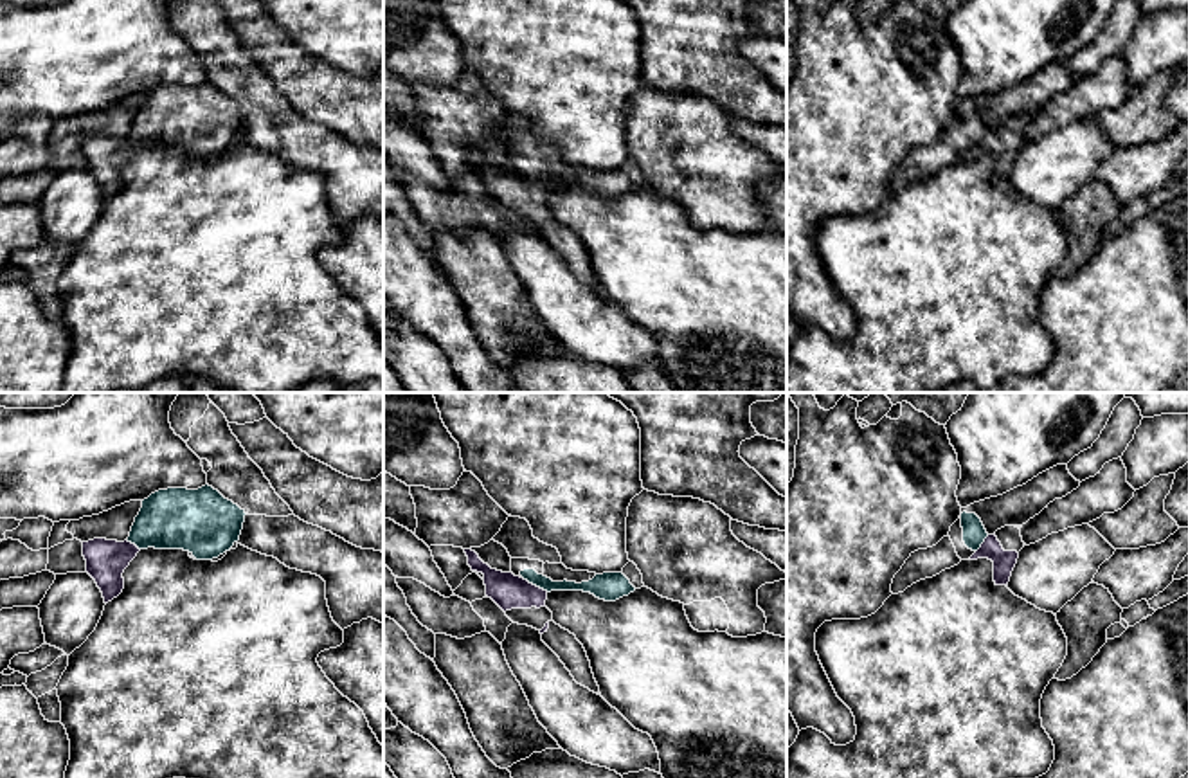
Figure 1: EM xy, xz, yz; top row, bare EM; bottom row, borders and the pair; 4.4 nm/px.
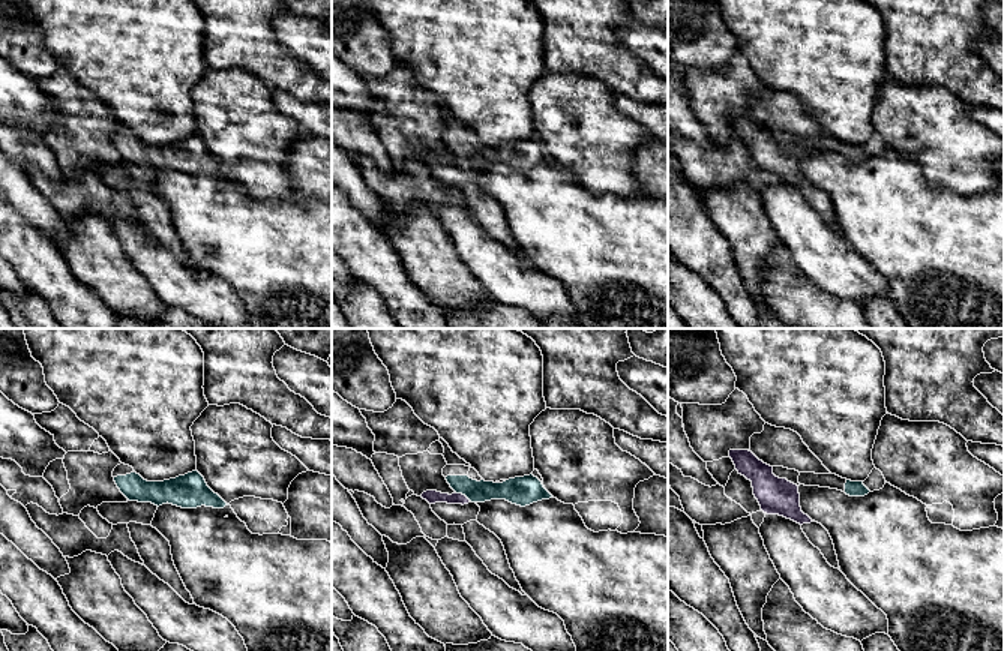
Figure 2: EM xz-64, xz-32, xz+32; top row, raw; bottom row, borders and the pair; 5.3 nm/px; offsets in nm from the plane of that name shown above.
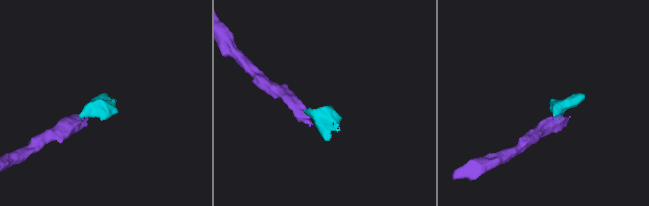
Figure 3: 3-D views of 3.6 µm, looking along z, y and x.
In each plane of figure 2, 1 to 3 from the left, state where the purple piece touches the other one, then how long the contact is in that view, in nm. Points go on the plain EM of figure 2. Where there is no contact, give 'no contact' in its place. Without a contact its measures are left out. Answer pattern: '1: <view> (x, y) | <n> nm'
1: no contact
2: xz-32 (462, 158) | 100 nm
3: no contact

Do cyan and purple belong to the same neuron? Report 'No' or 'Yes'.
No

